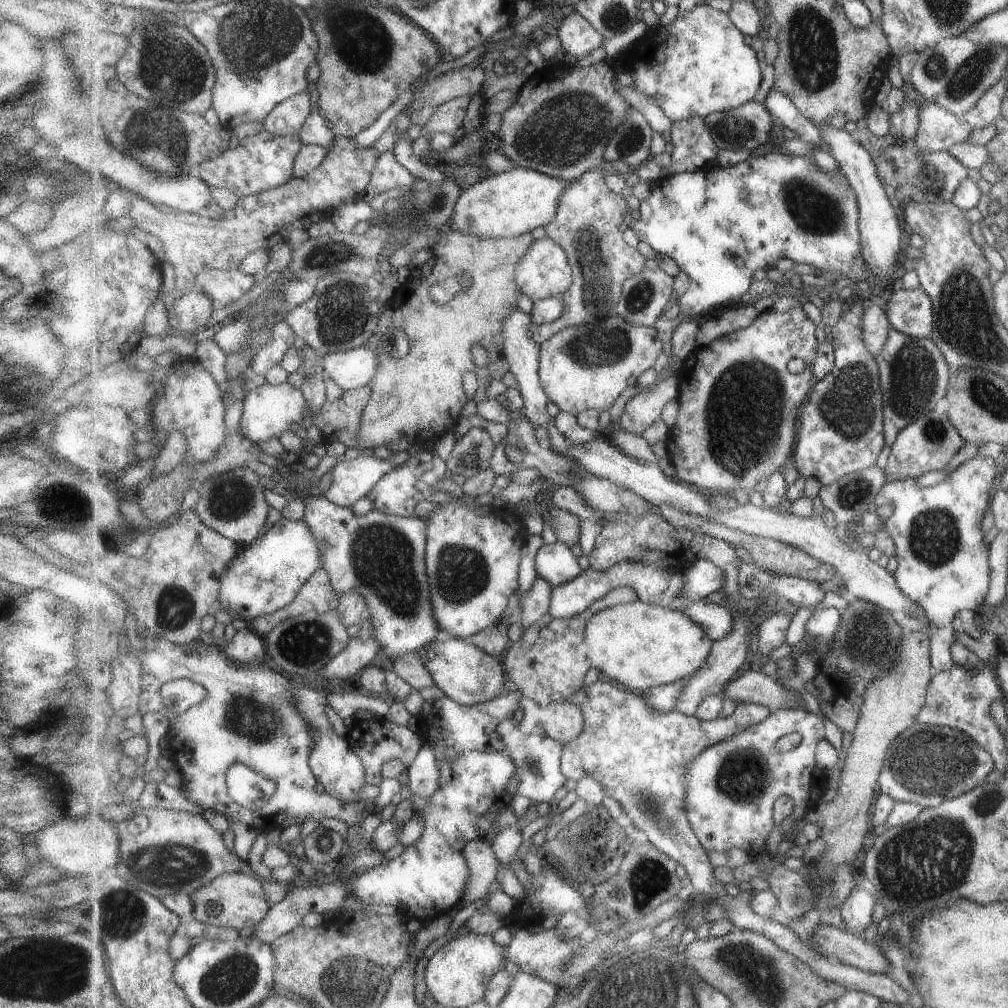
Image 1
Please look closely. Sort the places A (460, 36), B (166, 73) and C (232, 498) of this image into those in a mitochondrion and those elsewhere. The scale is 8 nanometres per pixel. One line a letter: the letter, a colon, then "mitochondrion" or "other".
A: other
B: mitochondrion
C: mitochondrion

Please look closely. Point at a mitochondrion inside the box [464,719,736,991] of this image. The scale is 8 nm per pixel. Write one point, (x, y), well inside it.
(649, 879)

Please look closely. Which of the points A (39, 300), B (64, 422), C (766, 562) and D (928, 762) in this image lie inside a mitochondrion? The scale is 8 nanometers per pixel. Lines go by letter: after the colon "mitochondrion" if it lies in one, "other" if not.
A: other
B: other
C: mitochondrion
D: mitochondrion

